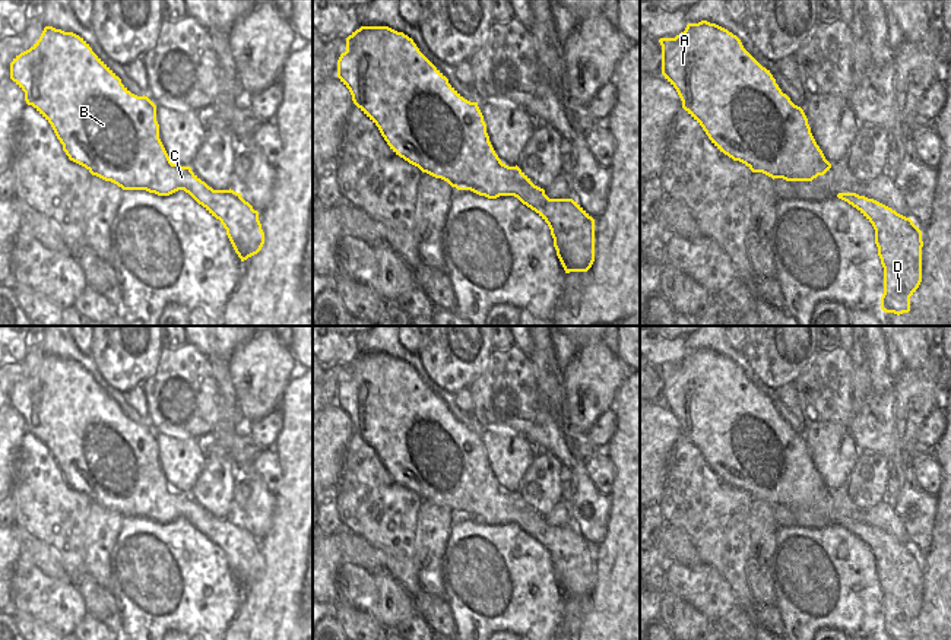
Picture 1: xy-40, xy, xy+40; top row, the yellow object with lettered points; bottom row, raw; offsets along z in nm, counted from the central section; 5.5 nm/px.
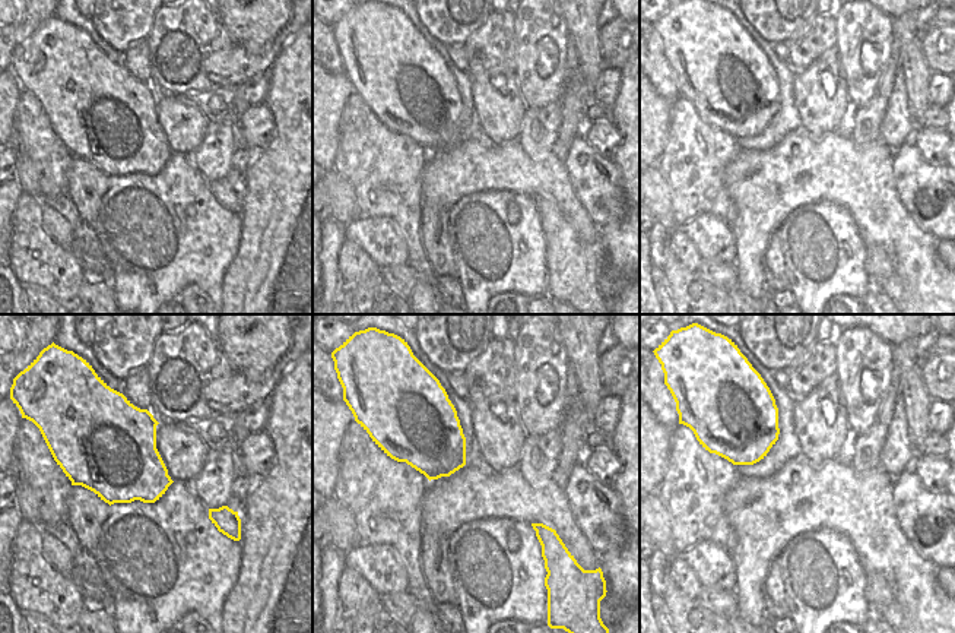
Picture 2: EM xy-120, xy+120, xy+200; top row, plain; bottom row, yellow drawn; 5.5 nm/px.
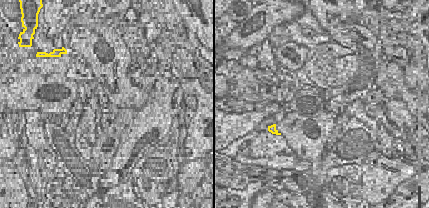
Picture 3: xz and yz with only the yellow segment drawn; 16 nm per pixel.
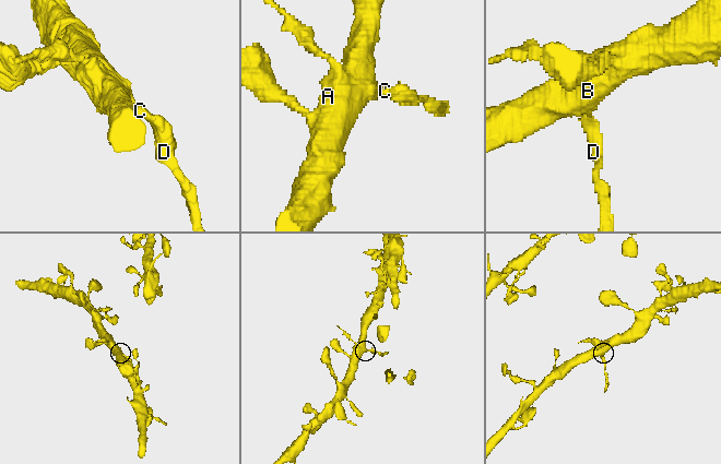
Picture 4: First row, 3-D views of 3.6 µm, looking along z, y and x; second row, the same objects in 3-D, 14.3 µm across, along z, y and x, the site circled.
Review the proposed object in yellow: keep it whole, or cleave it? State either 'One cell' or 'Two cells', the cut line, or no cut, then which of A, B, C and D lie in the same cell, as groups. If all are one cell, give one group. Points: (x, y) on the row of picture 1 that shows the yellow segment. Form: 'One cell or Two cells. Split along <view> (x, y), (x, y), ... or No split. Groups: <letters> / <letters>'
Two cells. Split along xy-40 (206, 184), (192, 196). Groups: A B C / D

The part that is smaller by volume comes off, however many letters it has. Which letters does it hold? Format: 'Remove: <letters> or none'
Remove: D

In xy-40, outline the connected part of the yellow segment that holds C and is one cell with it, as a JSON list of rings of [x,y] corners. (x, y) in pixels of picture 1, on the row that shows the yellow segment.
[[[45,26],[39,39],[10,63],[10,79],[53,127],[70,161],[92,175],[123,190],[146,190],[169,196],[184,190],[190,196],[205,190],[190,167],[172,164],[161,139],[156,105],[148,96],[131,94],[121,79],[73,32]]]

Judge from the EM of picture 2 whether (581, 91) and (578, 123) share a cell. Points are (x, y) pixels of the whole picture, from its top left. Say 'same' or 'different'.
same

